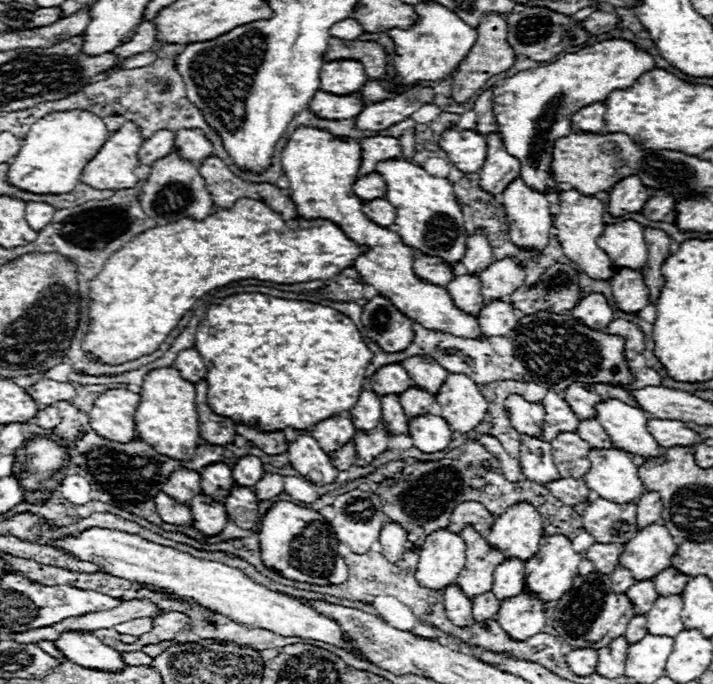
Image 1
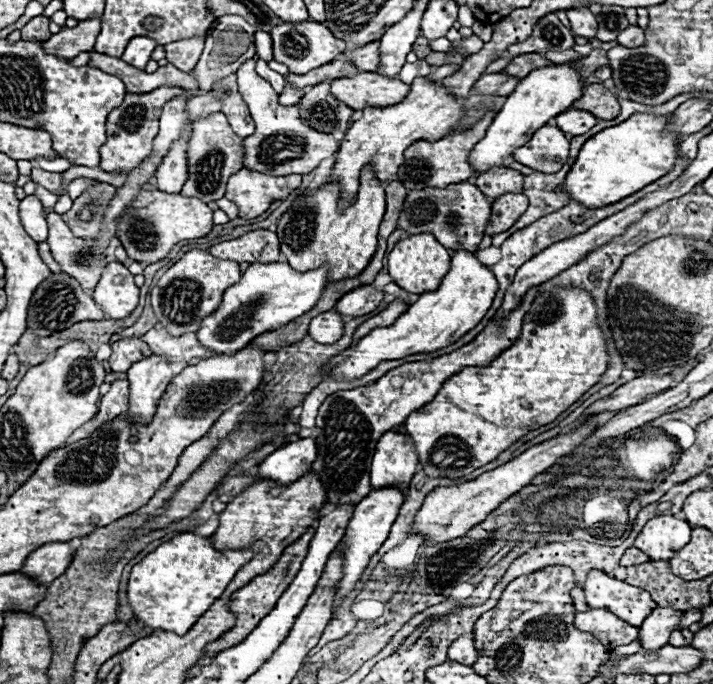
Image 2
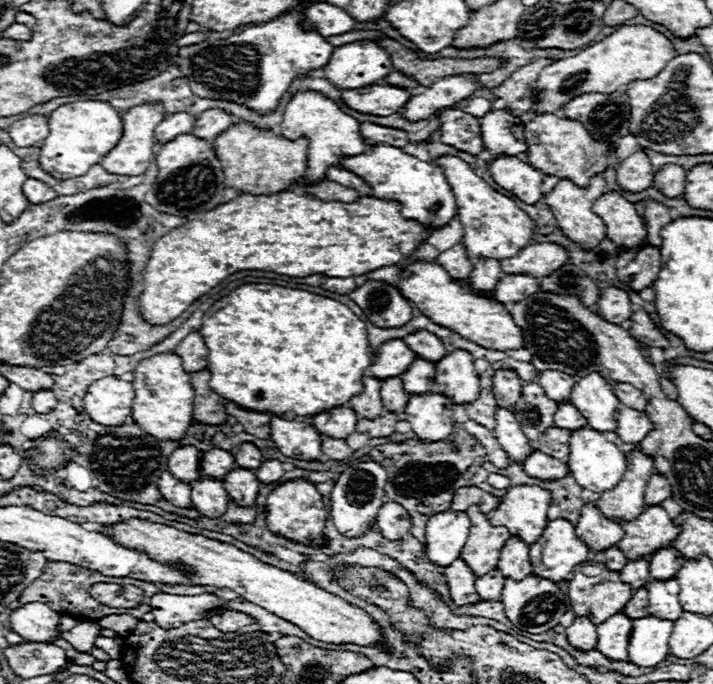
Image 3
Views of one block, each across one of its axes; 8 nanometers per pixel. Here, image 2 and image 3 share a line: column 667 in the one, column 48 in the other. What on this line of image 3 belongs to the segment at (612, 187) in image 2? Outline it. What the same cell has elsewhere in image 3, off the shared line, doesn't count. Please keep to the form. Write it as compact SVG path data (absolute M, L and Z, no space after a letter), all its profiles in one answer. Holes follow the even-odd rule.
M82 100L56 108L48 116L50 136L40 146L40 168L58 180L68 180L86 174L94 164L114 148L122 136L122 118L110 102Z

